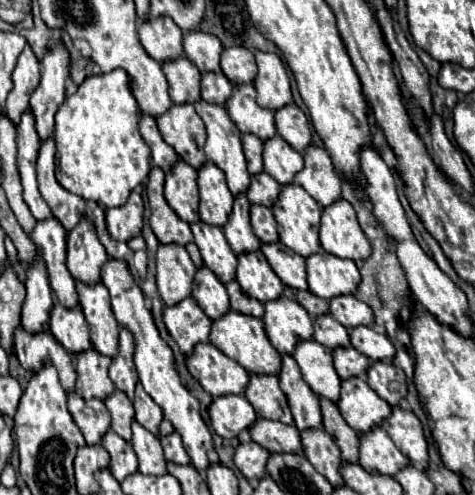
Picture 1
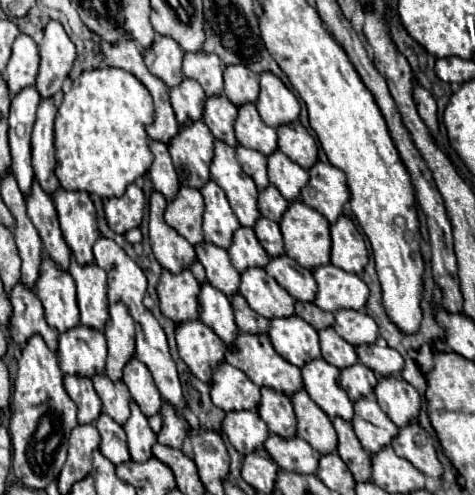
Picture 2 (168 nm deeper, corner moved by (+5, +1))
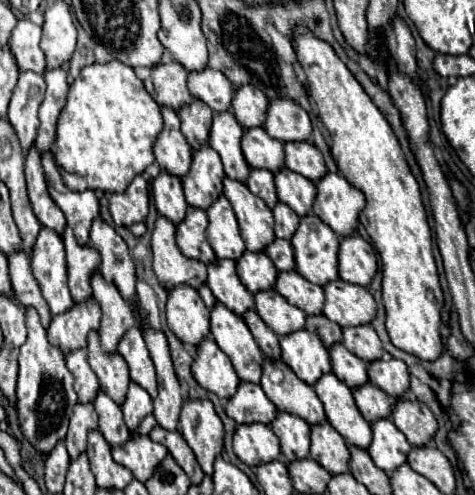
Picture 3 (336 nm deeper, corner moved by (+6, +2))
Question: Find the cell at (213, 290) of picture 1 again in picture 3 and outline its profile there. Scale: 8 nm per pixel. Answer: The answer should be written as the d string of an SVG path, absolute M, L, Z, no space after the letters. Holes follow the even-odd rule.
M219 301L211 311L211 337L231 359L241 381L259 383L263 353L245 321Z

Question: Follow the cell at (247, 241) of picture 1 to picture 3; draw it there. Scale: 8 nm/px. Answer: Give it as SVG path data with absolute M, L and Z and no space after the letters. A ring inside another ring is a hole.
M245 251L237 259L237 275L241 283L253 293L253 289L271 289L273 277L277 277L277 269L265 253Z

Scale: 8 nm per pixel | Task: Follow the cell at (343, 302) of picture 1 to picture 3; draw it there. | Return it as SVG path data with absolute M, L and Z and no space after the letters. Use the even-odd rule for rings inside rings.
M357 325L343 329L343 345L361 357L363 361L375 361L381 357L383 347L371 325Z

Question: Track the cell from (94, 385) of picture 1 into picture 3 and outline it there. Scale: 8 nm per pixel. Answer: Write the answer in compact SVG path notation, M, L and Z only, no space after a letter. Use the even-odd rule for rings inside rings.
M93 297L85 303L73 305L69 311L55 315L47 329L49 343L59 347L65 355L87 347L87 335L97 331L101 323L101 309Z

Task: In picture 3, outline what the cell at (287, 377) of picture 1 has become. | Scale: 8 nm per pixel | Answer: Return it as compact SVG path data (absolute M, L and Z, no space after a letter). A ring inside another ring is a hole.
M329 421L311 425L311 457L329 473L345 473L345 469L349 469L345 439L329 425Z

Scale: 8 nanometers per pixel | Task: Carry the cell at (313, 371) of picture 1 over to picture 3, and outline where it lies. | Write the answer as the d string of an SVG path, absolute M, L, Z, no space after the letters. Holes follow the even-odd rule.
M323 373L313 385L317 397L323 403L327 421L345 437L347 445L357 445L361 449L369 447L369 423L357 413L353 405L351 389L335 377L335 373Z

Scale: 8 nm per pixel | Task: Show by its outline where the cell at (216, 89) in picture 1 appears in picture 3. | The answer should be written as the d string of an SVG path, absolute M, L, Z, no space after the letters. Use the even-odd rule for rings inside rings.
M231 111L213 113L213 125L209 131L209 145L221 155L225 175L245 181L245 173L249 173L249 165L241 151L241 133L243 127L237 123Z

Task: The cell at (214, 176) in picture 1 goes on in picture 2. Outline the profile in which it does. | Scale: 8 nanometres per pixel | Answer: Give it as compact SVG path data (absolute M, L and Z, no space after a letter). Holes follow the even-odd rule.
M210 180L200 192L206 202L204 240L222 248L230 248L234 230L240 226L238 218L234 218L234 212L230 210L226 194L222 194L222 188L214 180Z

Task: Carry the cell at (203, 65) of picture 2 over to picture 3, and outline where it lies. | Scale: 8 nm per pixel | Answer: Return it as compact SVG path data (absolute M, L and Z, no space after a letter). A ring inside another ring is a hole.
M205 67L201 71L189 71L187 85L193 97L205 101L213 111L225 111L231 103L233 89L229 79L211 67Z

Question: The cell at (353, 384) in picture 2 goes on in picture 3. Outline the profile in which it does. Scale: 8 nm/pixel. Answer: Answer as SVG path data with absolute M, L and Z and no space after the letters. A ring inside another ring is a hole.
M371 381L361 387L355 387L353 399L367 421L373 421L373 417L389 417L389 405L393 405L393 399Z

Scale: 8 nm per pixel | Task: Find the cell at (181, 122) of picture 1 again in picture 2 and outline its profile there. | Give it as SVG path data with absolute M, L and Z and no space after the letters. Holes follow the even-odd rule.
M204 122L180 128L180 134L168 146L182 186L202 188L210 180L210 162L214 158L214 136Z

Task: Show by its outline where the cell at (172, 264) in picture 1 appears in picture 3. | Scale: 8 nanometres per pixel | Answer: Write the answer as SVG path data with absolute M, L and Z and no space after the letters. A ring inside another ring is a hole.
M177 285L169 291L167 323L177 339L193 345L209 335L209 309L205 307L197 289Z

